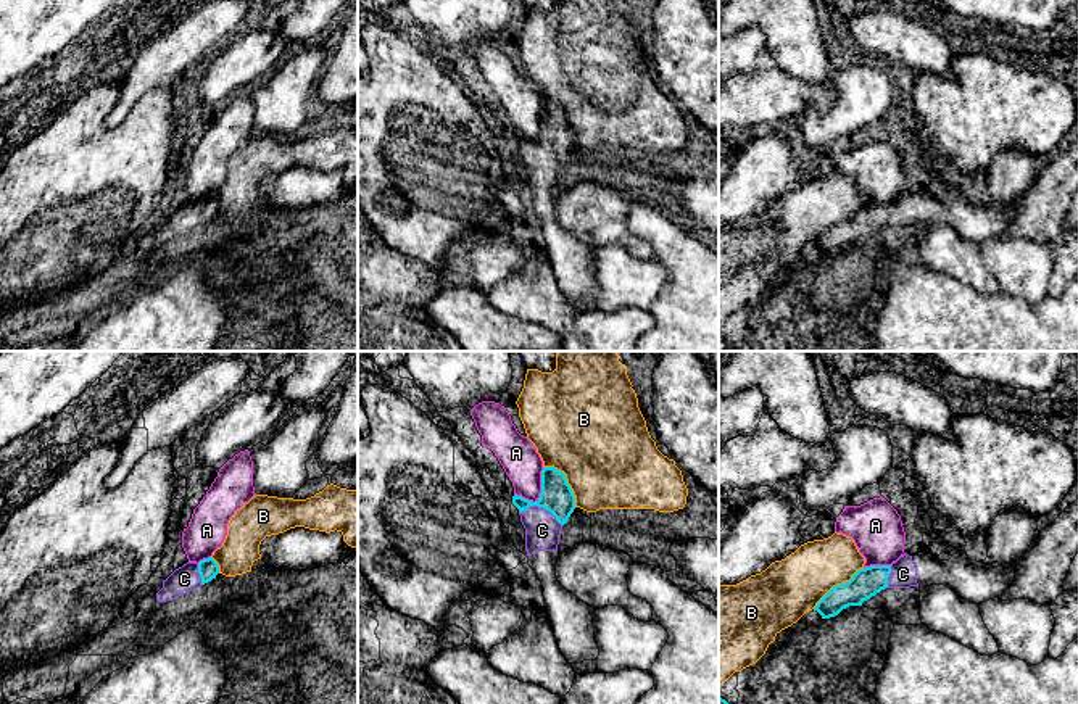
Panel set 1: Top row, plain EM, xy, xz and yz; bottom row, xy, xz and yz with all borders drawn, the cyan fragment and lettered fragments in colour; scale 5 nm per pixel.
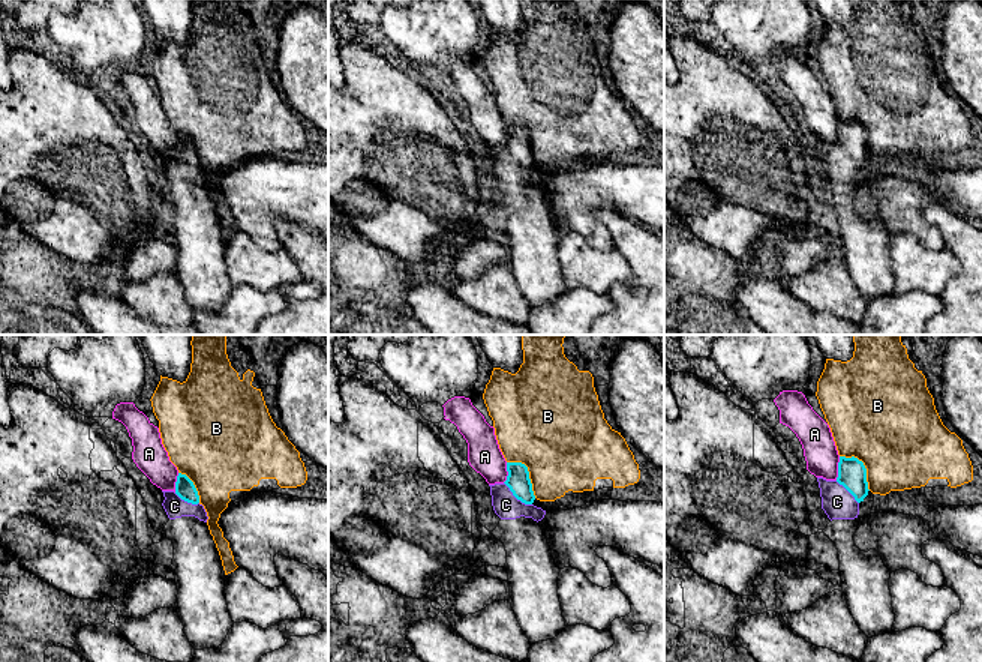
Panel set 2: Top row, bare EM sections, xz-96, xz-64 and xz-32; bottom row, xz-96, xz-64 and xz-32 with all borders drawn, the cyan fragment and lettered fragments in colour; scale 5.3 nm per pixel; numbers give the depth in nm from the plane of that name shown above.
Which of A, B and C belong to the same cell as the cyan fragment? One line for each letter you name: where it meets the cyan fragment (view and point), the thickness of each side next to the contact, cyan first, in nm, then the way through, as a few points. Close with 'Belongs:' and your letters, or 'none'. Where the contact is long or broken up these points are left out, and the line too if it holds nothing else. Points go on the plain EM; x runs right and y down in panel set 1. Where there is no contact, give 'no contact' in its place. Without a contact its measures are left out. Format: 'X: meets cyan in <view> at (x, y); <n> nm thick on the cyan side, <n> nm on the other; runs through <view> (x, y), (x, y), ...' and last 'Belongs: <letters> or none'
C: meets cyan in xz at (542, 145); 160 nm thick on the cyan side, 180 nm on the other; runs through xz (556, 136), (542, 145), (542, 169)
Belongs: C

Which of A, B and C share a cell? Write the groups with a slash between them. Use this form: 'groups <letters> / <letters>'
groups A / B / C

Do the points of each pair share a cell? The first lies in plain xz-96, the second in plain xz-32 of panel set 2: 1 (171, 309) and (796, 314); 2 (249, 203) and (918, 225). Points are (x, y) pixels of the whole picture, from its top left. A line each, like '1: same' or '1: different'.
1: different
2: same

